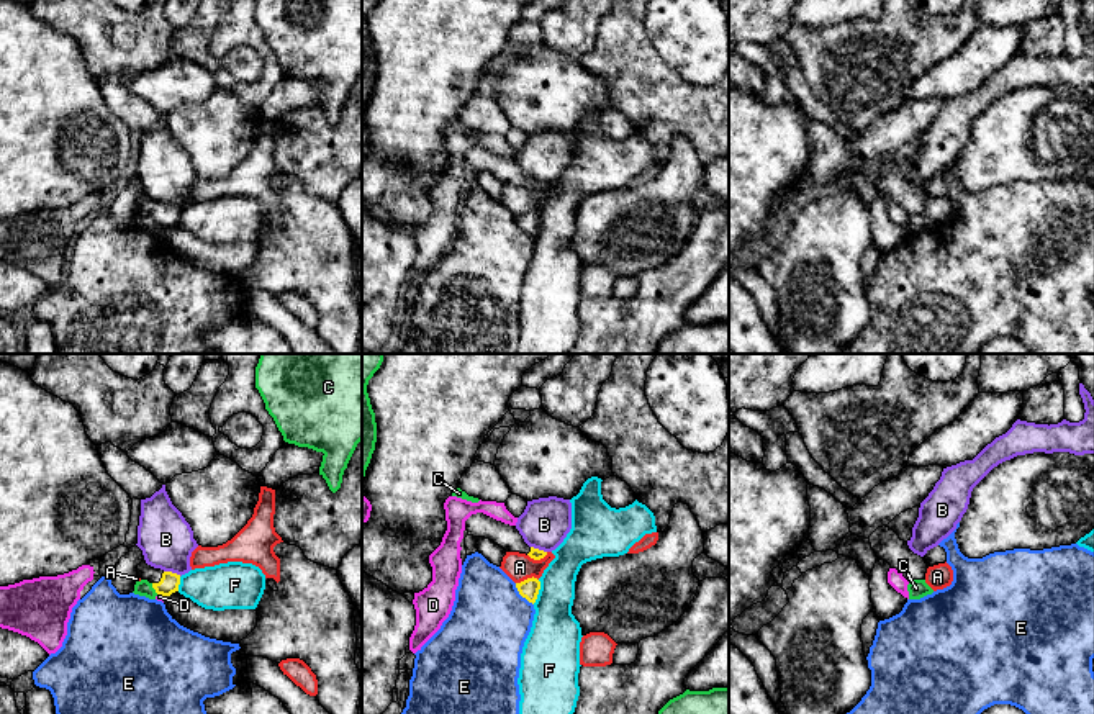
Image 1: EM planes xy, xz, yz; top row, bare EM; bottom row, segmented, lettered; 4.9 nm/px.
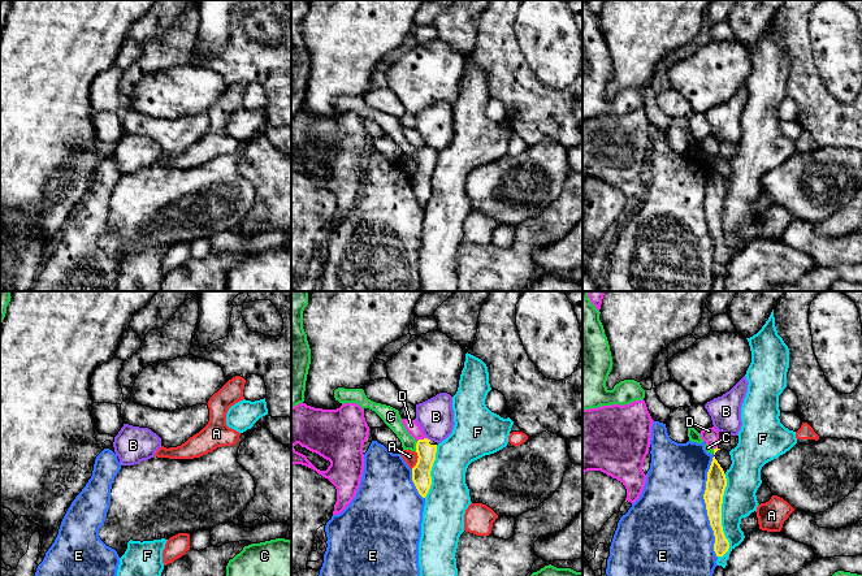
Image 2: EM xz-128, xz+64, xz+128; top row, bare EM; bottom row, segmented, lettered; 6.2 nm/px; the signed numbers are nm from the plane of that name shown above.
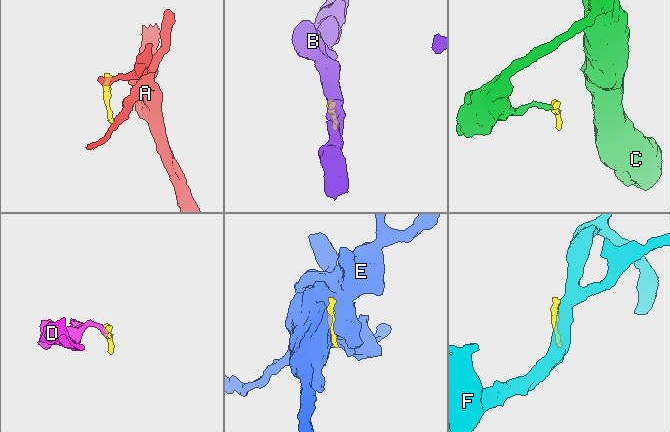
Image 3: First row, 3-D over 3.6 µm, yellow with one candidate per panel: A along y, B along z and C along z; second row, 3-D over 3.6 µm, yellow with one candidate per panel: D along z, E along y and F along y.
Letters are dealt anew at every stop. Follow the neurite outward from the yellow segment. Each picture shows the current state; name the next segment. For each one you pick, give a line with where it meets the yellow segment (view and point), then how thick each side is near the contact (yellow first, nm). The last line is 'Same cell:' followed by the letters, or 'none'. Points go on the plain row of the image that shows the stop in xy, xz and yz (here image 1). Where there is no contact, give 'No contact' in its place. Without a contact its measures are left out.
Same cell: none

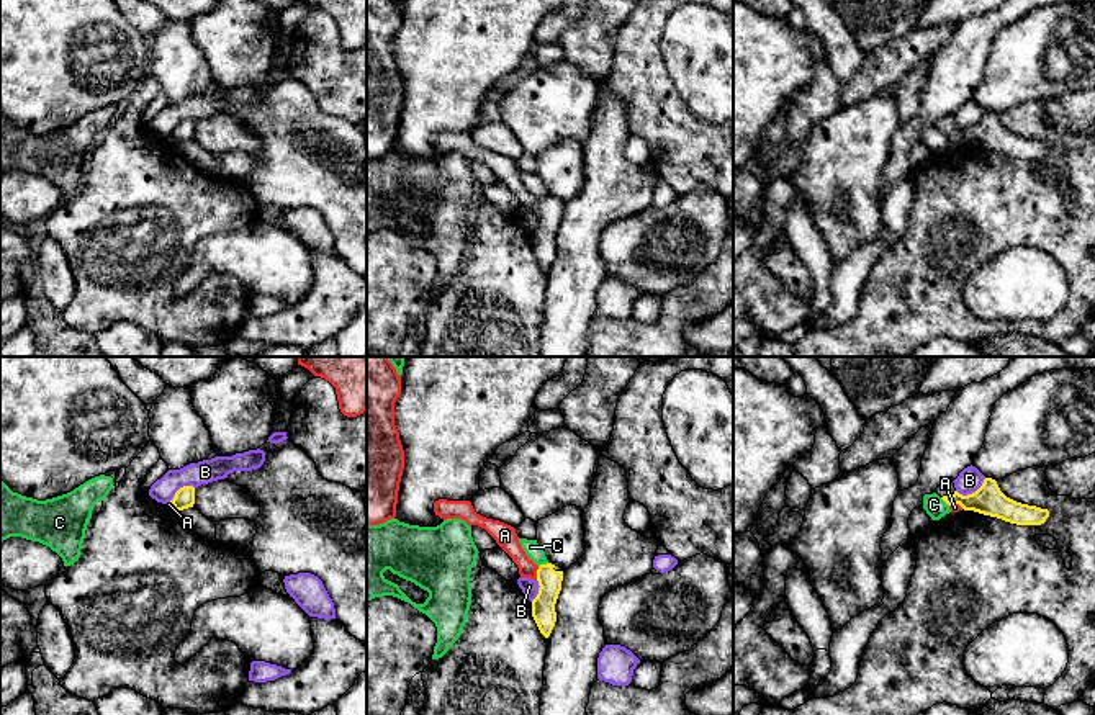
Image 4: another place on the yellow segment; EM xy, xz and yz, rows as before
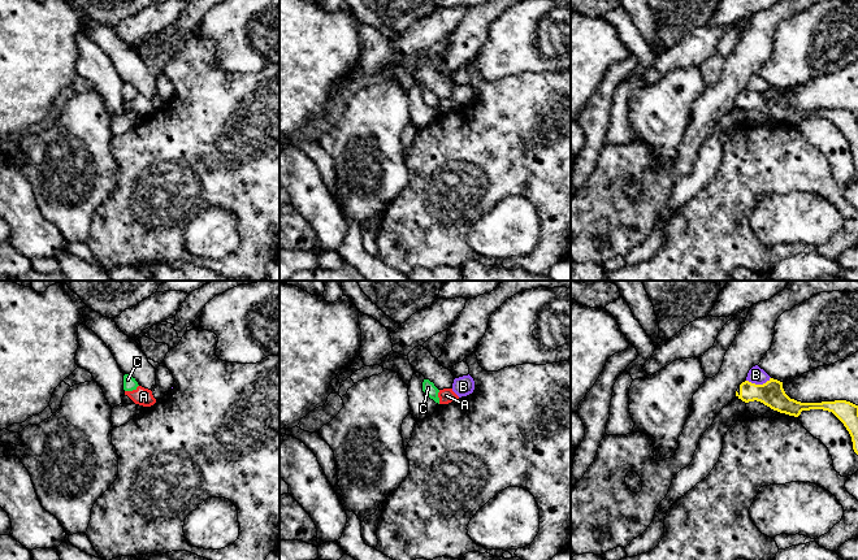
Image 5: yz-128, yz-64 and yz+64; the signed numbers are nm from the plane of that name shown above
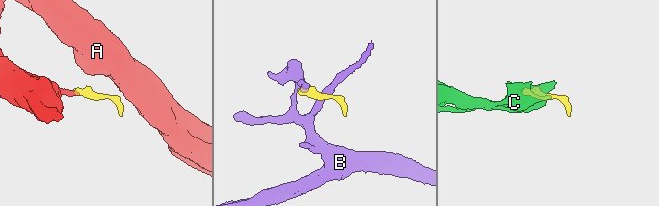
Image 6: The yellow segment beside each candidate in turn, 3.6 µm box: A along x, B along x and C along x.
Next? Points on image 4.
Same cell: none

